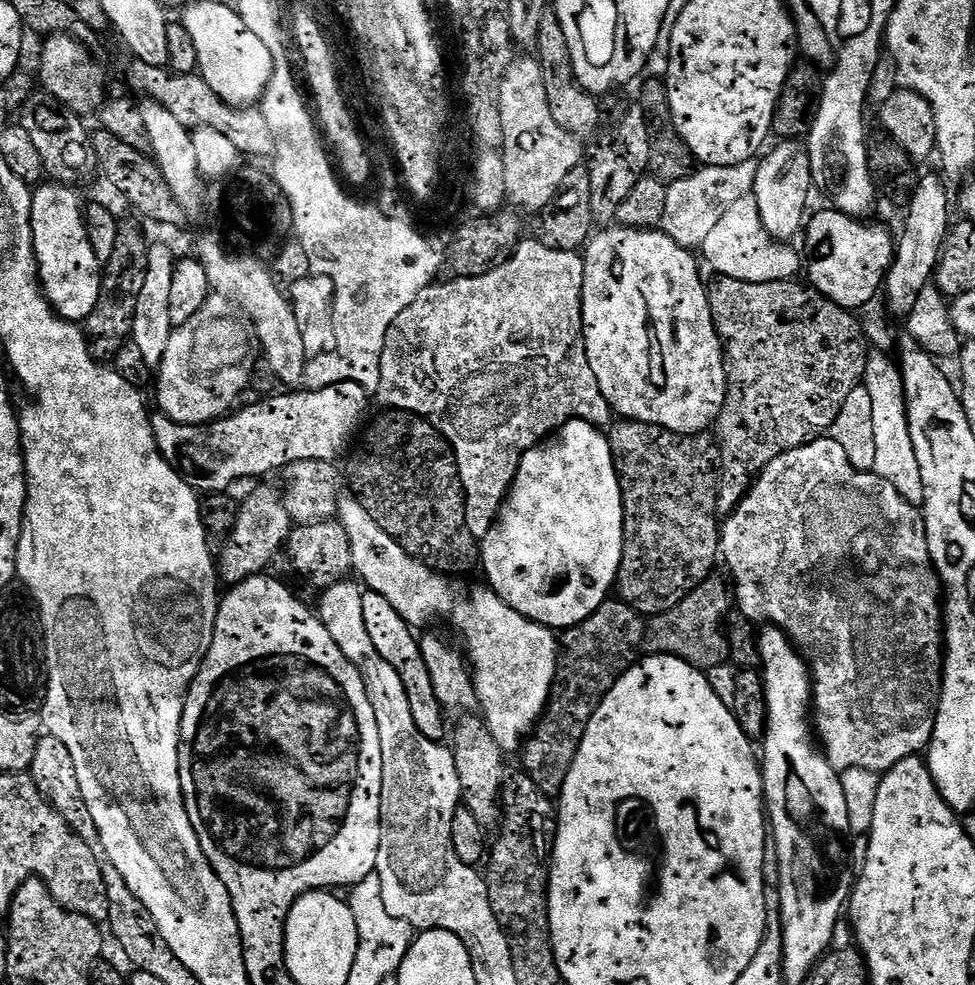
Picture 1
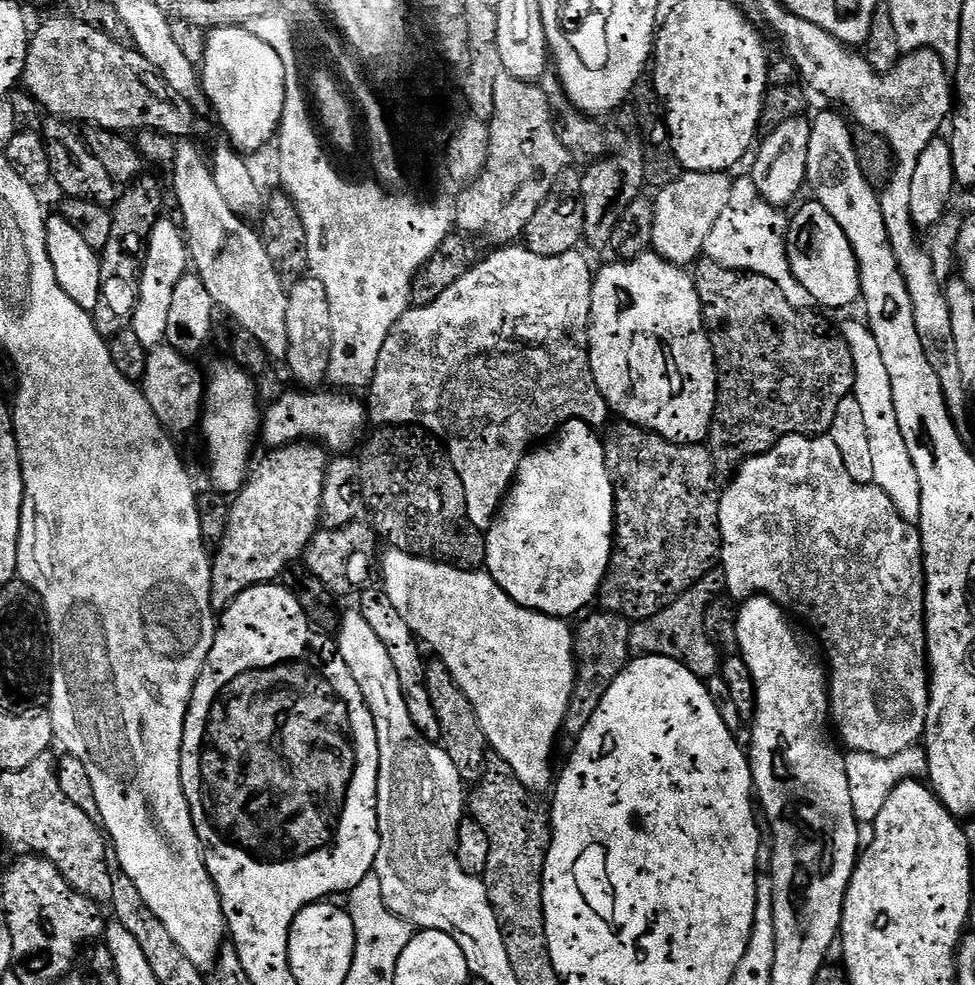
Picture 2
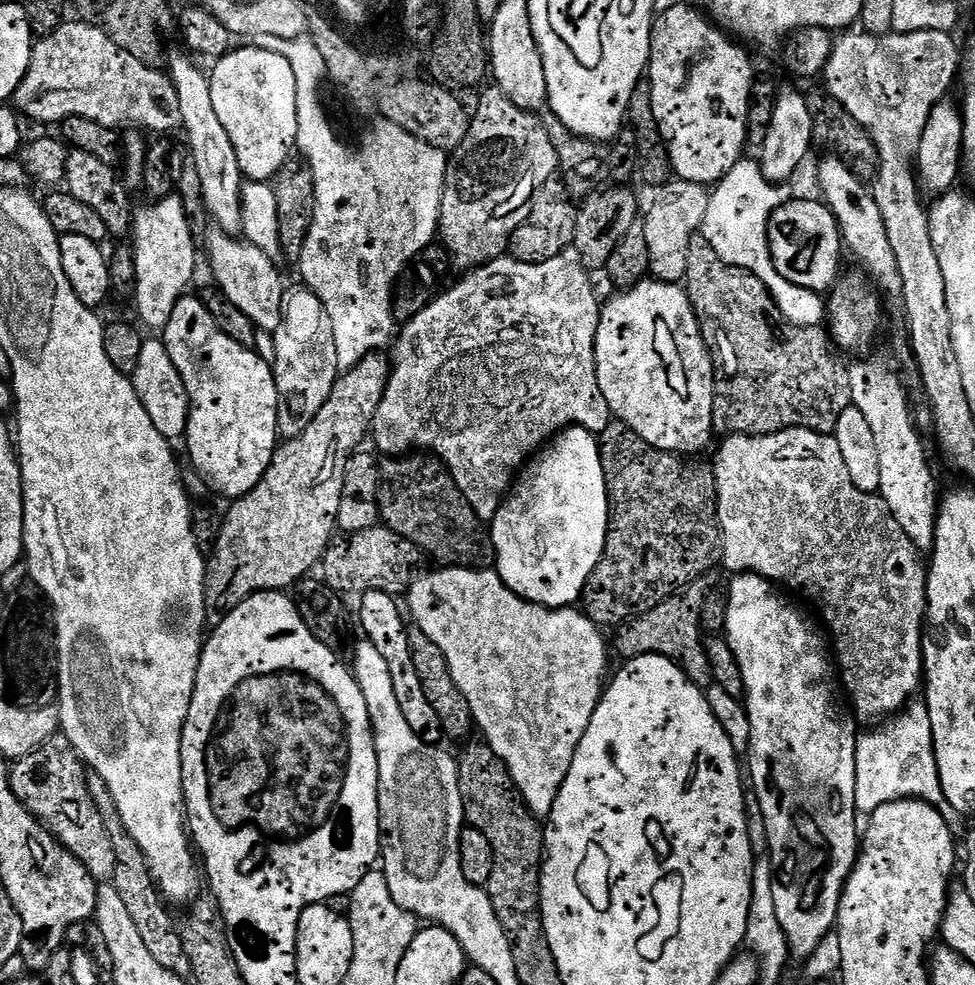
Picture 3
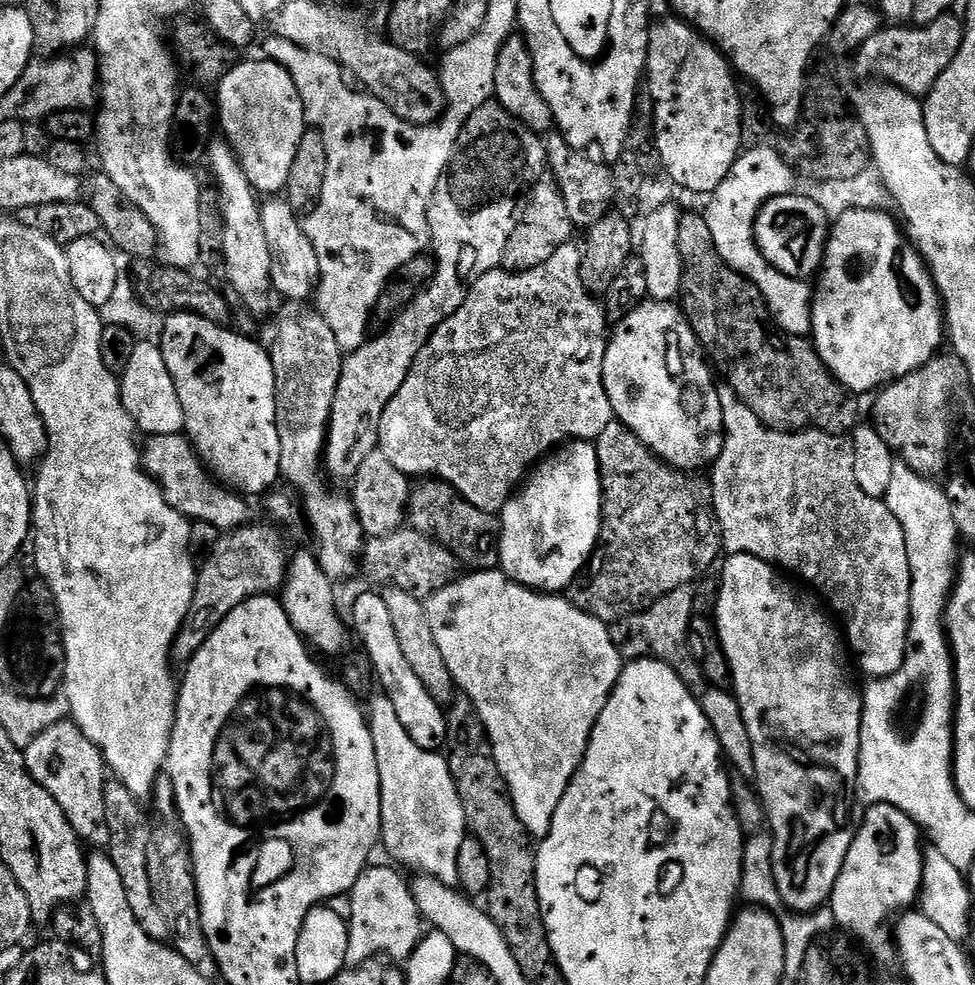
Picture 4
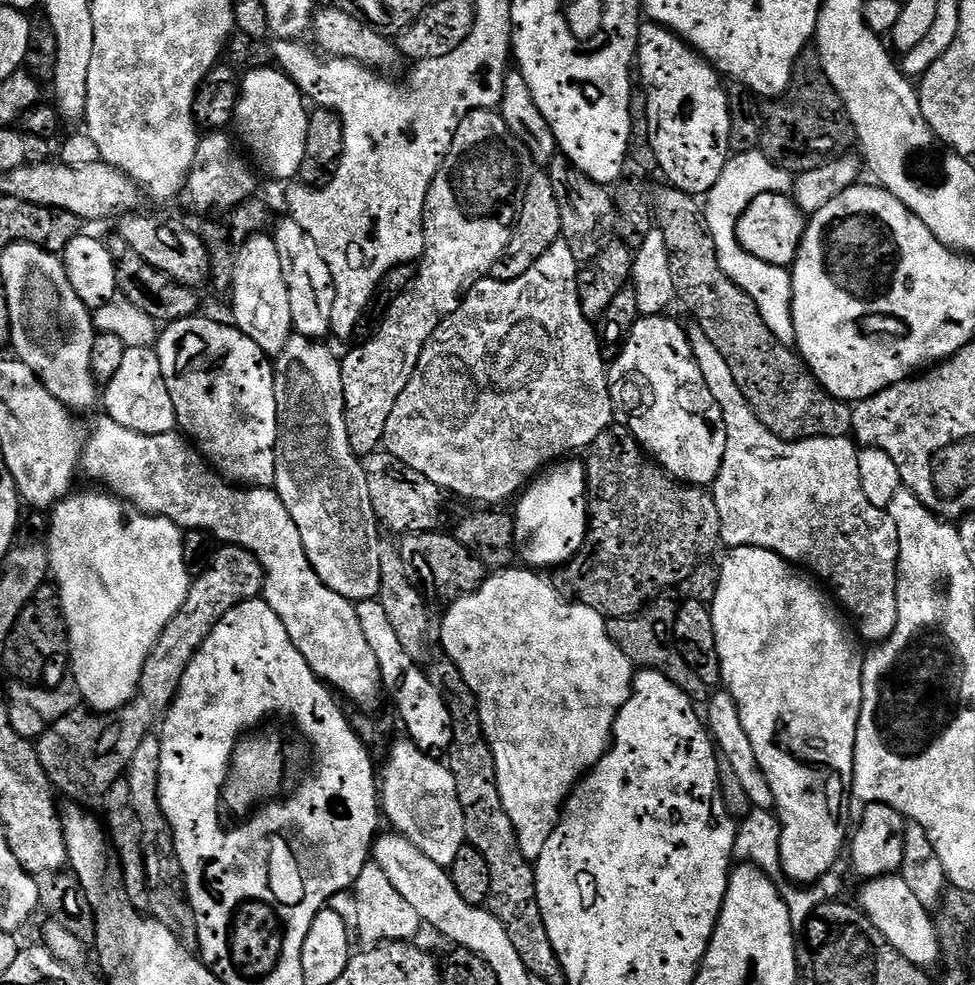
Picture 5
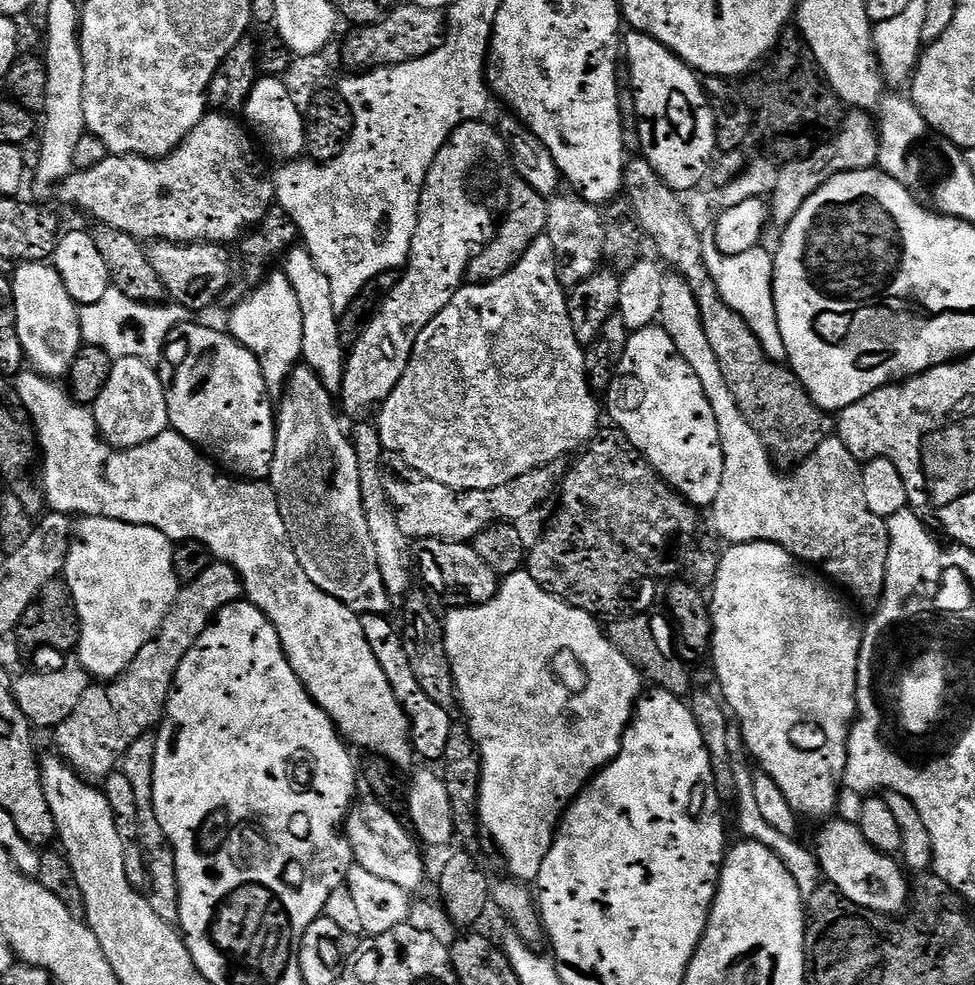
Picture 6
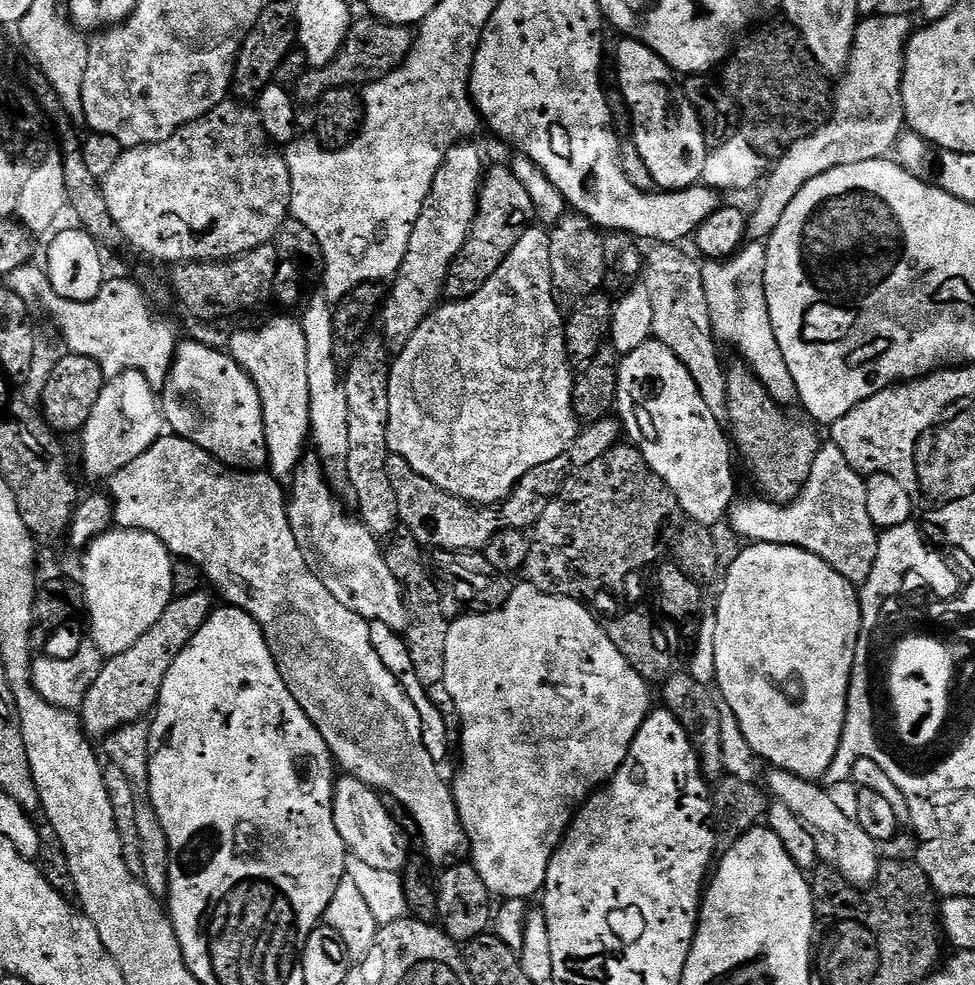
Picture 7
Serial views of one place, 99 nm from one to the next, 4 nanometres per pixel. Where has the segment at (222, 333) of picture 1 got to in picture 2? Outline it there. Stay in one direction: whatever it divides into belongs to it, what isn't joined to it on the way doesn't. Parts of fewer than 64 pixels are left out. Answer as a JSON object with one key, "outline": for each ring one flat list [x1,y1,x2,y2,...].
{"outline":[[153,348,149,351,146,374,142,381,142,391,146,402,150,402,150,410,154,410,160,425,172,434,195,429,202,415,206,376,188,360,191,359,176,348]]}

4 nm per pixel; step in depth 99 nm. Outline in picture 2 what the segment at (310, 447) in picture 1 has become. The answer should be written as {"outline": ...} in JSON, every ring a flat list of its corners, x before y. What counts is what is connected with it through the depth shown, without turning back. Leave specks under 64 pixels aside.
{"outline":[[296,390,300,392,284,393,269,409,265,409,261,423,261,437,269,449,281,448,288,444,311,440,324,445,329,451,342,452,357,447,365,435,364,428,368,426,367,405,348,392,327,390]]}

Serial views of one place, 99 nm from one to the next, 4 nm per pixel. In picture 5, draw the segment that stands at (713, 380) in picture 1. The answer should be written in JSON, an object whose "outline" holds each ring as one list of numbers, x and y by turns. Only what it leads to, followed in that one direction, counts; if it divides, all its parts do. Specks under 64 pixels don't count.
{"outline":[[640,316,627,329,628,341,607,369,612,414,615,423,625,428,669,476,685,484,711,486,726,454,726,422,692,356,685,325,666,317]]}

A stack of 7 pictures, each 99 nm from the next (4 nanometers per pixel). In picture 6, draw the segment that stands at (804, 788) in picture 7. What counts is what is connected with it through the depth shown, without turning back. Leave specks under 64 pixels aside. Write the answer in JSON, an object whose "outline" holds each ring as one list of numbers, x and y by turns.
{"outline":[[832,818,824,826,814,844,823,879,833,884,846,899,858,906,880,912,884,916,899,917,910,900,910,880,904,877,905,869,899,863,896,865,892,861,895,859,889,853,880,852,870,846,859,823]]}

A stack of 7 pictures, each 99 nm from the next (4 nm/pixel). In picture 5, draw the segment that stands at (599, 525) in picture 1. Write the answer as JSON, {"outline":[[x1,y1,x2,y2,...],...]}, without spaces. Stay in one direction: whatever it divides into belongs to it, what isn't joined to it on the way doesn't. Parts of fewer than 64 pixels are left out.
{"outline":[[568,458,553,463,519,493,515,504,516,547,519,559,529,569,555,570,573,560,585,547,587,540,584,539,590,536,590,517,588,474,581,461,579,464,576,458]]}

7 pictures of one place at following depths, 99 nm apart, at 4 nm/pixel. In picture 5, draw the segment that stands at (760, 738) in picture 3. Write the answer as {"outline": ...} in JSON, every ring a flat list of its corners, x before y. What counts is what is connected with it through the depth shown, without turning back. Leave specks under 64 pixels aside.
{"outline":[[734,548,727,553,724,564,719,565,720,585,718,594,710,605,714,618,714,634,718,642,718,658,720,659,720,678,723,687,733,696,741,714,742,727,750,738,754,755,761,766,770,789,774,792,775,813,780,817,782,830,782,867,785,877,796,876,795,883,800,886,813,885,821,877,837,867,836,859,840,851,845,851,846,841,850,836,848,818,848,799,852,791,852,773,855,770,855,735,858,731,859,712,863,700,863,662,865,657,856,649,857,641,848,640,842,625,836,621,835,603,828,604,829,597,825,589,807,571,782,559,777,552,761,548]]}

